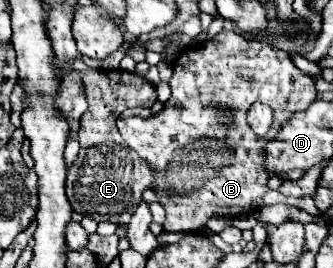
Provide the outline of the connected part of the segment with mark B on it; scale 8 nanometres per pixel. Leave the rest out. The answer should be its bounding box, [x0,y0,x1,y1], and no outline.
[116,32,316,232]

